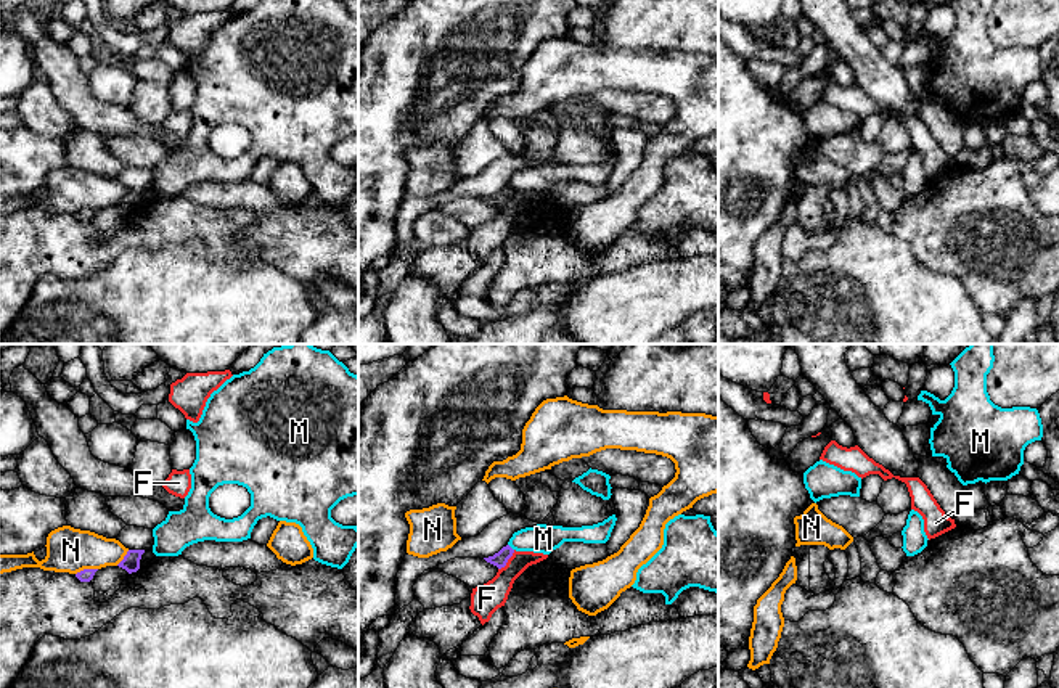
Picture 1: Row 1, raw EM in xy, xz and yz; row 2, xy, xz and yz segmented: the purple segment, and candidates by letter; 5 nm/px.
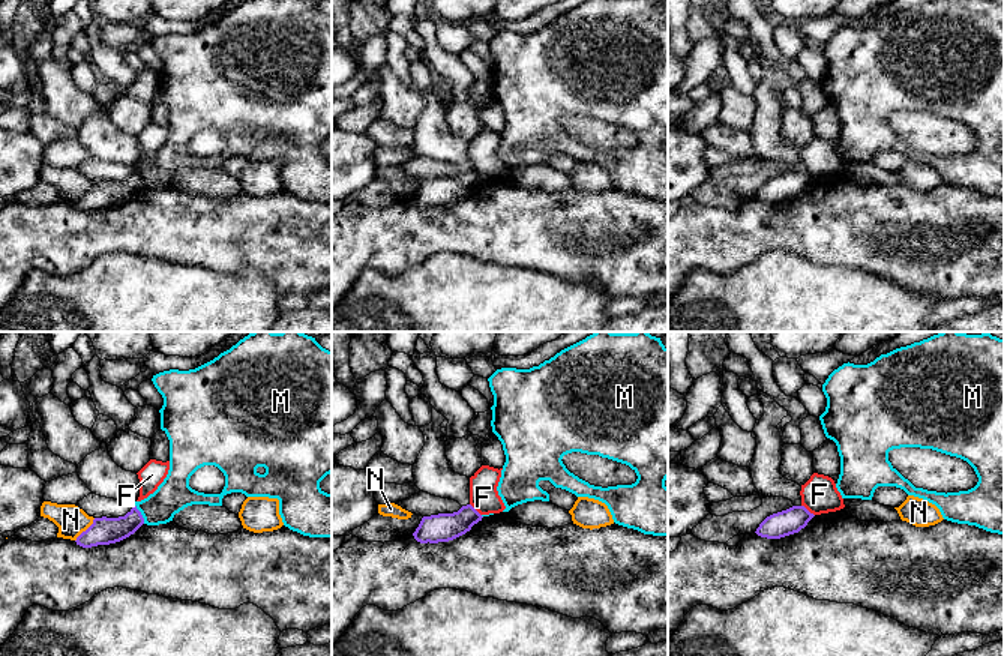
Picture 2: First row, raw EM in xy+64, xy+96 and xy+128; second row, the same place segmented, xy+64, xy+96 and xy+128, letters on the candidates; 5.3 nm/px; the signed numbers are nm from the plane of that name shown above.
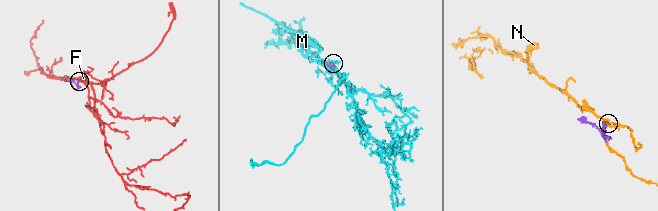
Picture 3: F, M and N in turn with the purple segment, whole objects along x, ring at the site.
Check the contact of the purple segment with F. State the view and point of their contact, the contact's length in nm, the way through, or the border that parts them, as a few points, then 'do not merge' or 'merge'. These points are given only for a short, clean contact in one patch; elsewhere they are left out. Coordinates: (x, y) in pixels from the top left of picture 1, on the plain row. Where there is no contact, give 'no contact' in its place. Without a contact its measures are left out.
contact xz (507, 201); length 130 nm; border xz (515, 190), (498, 209); do not merge

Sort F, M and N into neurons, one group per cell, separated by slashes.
F / M / N

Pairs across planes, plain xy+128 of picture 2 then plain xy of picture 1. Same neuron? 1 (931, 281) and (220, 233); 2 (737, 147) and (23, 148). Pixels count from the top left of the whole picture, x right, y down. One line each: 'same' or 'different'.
1: same
2: different

